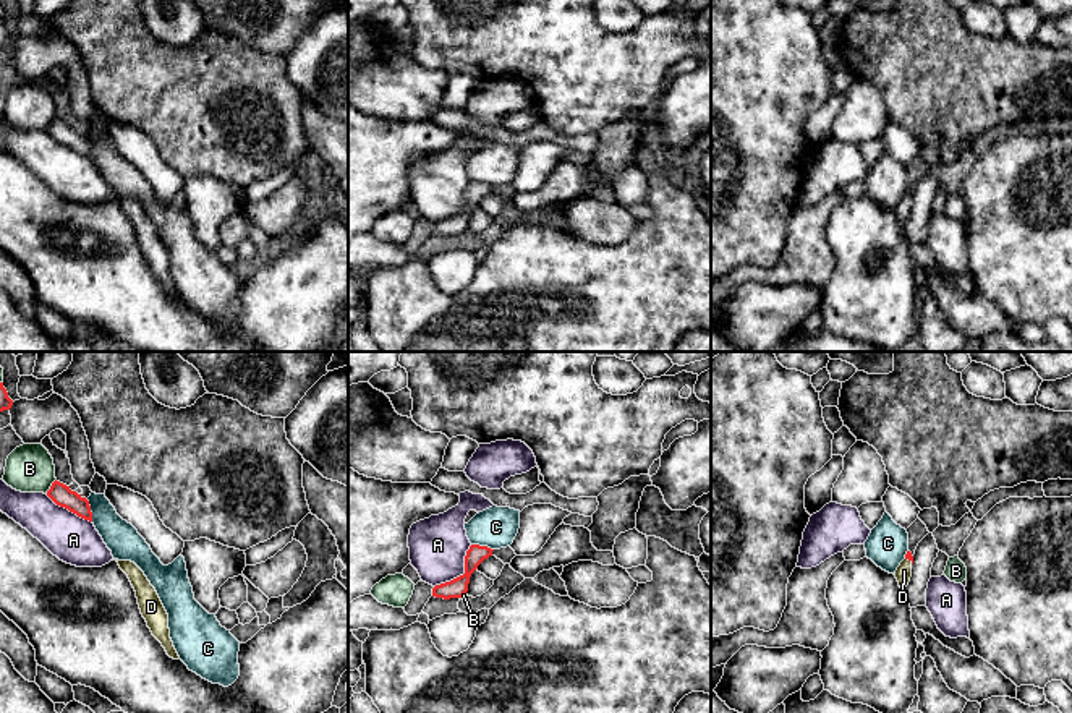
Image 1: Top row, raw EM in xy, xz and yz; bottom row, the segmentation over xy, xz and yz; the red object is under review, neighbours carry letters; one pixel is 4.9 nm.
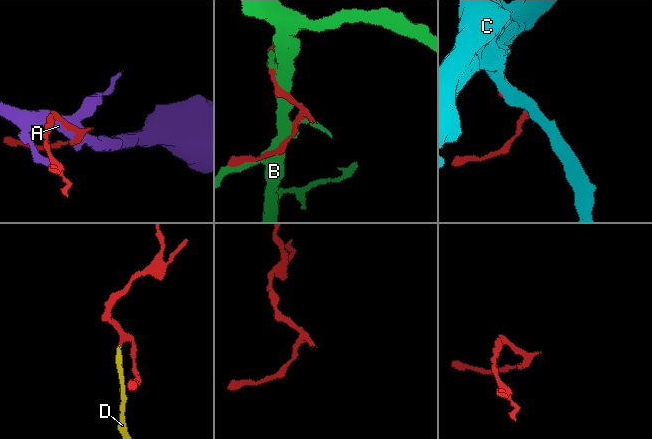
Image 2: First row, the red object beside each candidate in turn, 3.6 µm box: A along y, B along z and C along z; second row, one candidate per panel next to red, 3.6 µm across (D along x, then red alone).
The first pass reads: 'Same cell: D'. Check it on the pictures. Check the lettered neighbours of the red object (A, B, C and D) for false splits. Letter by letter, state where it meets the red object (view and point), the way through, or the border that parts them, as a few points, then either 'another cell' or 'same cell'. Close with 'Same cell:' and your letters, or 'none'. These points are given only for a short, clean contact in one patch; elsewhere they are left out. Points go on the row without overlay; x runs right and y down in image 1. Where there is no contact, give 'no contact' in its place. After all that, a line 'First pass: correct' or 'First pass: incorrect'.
A: contact xz (463, 211); another cell
B: contact xy (51, 123); another cell
C: contact xy (89, 148); another cell
D: contact yz (909, 196); way yz (909, 193), (909, 196), (904, 208); same cell
Same cell: D
First pass: correct

